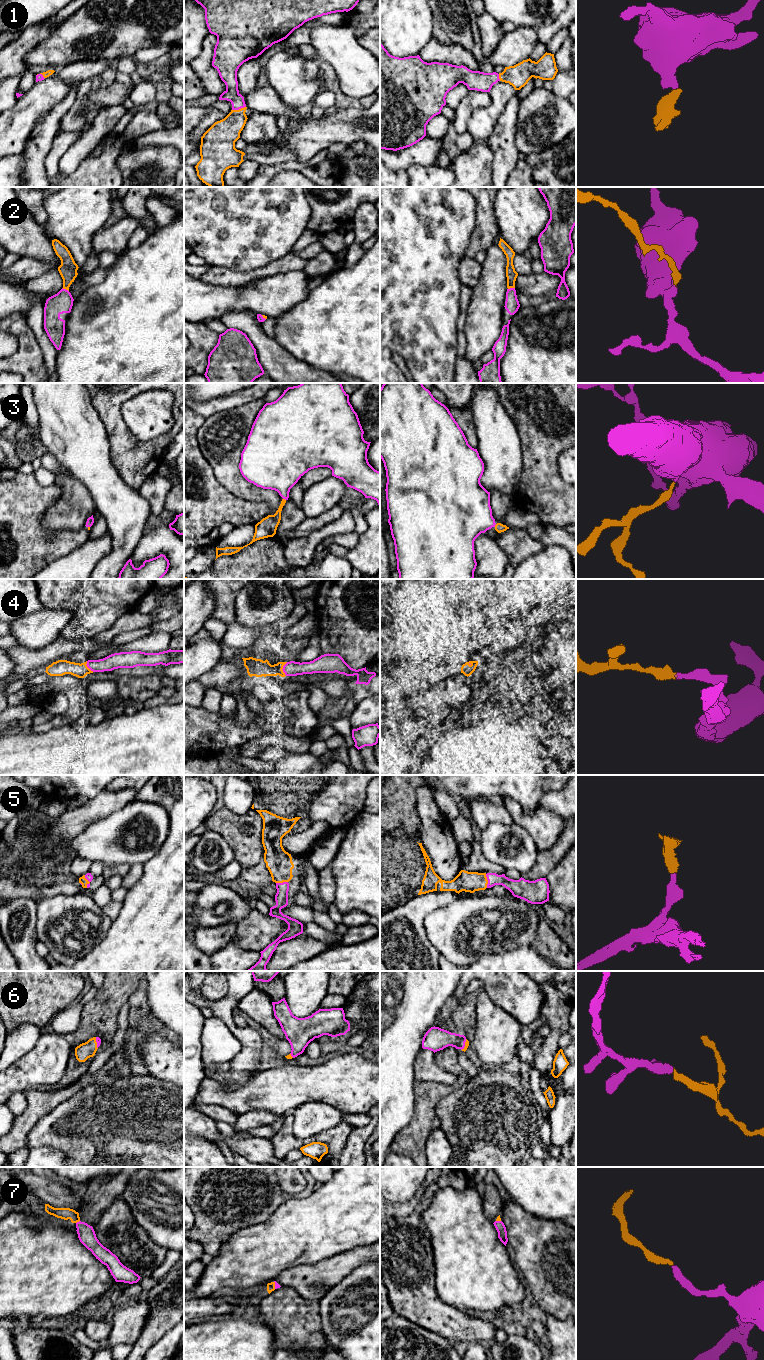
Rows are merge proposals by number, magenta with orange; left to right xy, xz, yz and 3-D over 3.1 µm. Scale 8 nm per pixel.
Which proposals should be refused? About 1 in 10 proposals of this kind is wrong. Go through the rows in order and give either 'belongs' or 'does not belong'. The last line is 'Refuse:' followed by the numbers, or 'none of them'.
1: belongs
2: belongs
3: belongs
4: belongs
5: belongs
6: belongs
7: belongs
Refuse: none of them

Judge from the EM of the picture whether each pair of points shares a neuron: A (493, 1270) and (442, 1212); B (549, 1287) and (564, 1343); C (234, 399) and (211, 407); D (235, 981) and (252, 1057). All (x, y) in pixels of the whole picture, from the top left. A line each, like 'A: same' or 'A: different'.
A: same
B: different
C: same
D: same

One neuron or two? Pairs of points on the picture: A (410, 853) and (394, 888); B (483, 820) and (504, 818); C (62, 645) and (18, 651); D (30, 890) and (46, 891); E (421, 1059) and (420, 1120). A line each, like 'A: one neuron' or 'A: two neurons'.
A: one neuron
B: one neuron
C: one neuron
D: one neuron
E: two neurons

